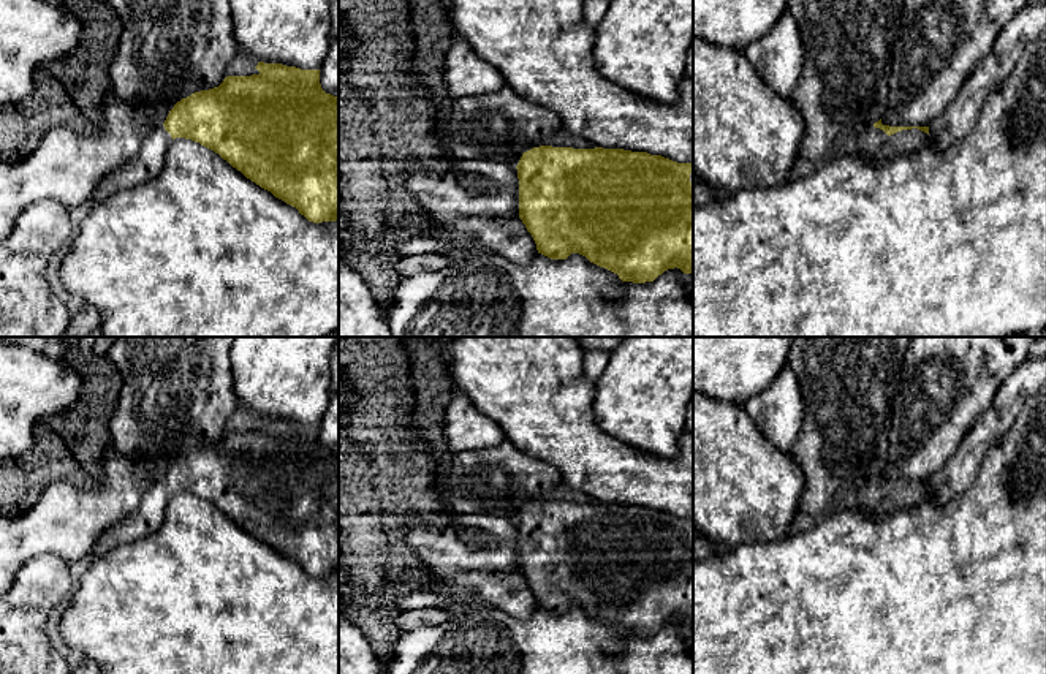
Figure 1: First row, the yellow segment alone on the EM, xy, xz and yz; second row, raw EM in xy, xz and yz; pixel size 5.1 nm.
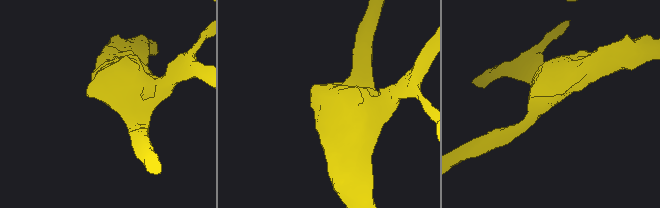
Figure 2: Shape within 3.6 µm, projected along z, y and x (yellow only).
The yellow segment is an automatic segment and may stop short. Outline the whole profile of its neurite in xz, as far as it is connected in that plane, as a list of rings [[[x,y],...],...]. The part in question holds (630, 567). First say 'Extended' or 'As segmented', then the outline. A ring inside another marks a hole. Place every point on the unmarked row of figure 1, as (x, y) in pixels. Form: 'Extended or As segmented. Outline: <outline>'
As segmented. Outline: [[[540,500],[524,506],[516,524],[519,573],[538,608],[551,614],[579,608],[633,638],[674,622],[693,628],[692,517],[623,503]]]

